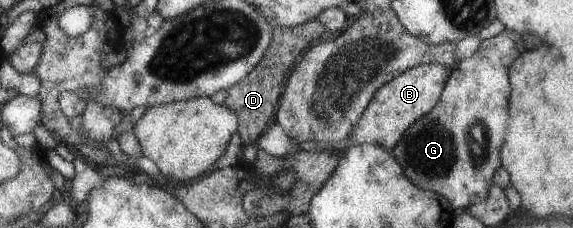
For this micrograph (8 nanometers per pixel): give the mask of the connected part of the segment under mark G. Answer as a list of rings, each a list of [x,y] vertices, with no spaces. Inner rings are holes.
[[[503,29],[499,34],[481,41],[479,48],[463,60],[455,63],[443,84],[435,106],[415,120],[393,146],[390,153],[402,168],[407,180],[419,188],[427,188],[451,204],[453,210],[465,210],[468,205],[481,202],[492,185],[491,178],[499,168],[499,146],[503,142],[507,124],[507,100],[510,86],[507,68],[526,48],[522,35]]]

